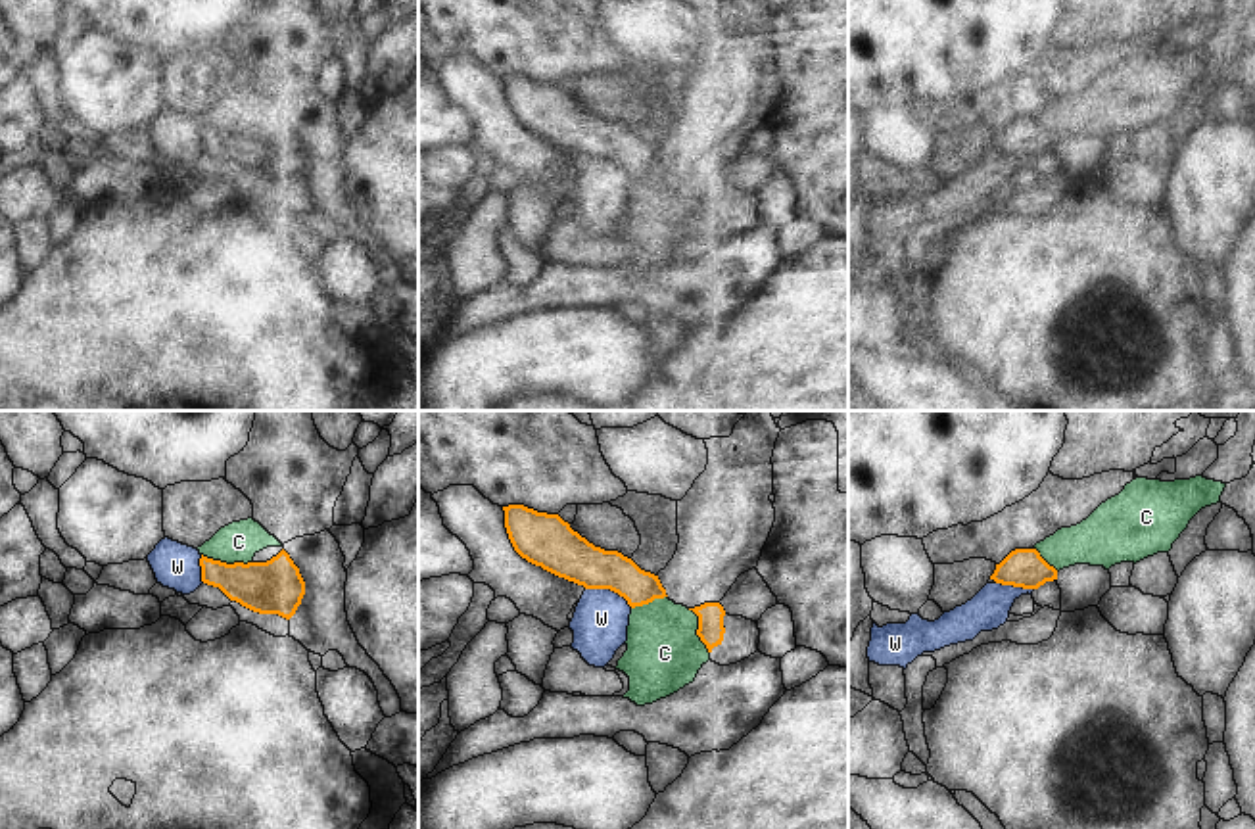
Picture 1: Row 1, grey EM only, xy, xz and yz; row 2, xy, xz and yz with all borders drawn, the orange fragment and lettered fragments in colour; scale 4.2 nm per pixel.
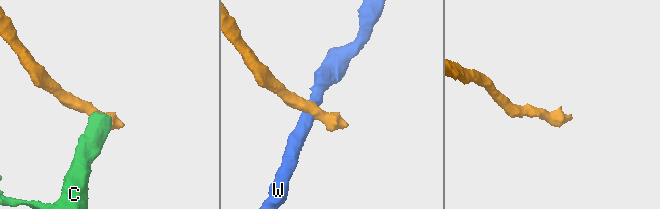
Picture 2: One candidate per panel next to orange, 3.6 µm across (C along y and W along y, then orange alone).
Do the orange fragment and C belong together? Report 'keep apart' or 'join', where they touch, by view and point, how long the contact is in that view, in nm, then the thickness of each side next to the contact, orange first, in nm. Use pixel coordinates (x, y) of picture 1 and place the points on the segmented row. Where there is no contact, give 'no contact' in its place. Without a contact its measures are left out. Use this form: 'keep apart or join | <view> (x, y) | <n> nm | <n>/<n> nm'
keep apart | xy (225, 563) | 220 nm | 220/170 nm

